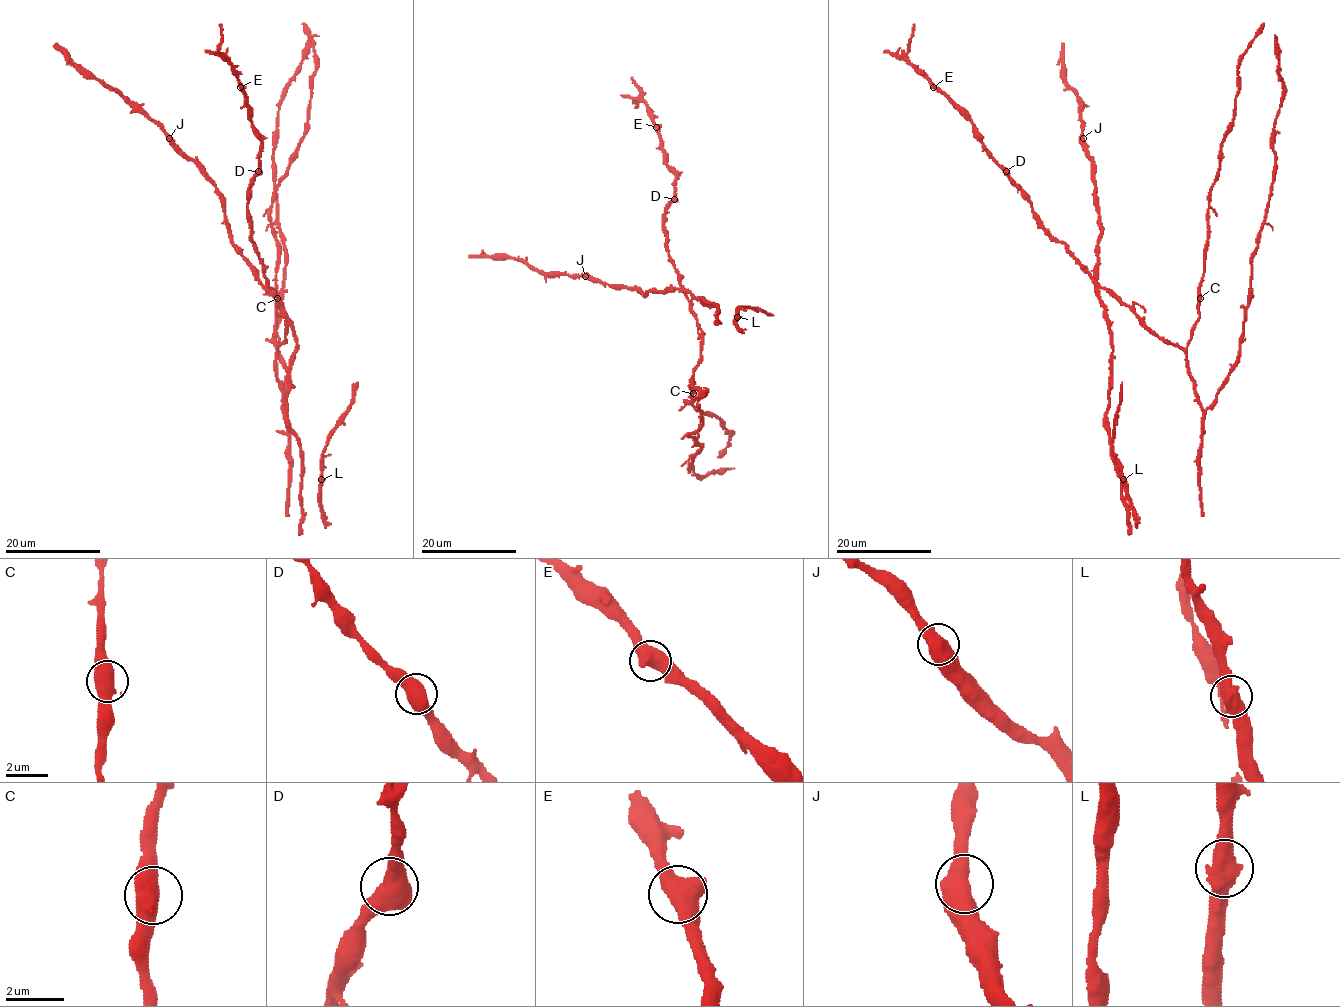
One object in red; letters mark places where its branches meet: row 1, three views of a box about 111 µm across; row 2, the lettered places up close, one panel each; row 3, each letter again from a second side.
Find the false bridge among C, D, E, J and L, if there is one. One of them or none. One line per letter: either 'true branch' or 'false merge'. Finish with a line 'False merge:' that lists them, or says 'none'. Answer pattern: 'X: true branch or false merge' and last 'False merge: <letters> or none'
C: true branch
D: true branch
E: true branch
J: true branch
L: true branch
False merge: none

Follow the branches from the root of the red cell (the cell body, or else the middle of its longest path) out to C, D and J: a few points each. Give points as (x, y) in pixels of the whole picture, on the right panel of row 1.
C: (1172, 344), (1183, 349), (1187, 346), (1199, 317), (1200, 298)
D: (1172, 344), (1160, 339), (1128, 306), (1103, 288), (1068, 248), (1051, 235), (1033, 210), (1029, 197), (1006, 171)
J: (1172, 344), (1160, 339), (1106, 289), (1096, 286), (1099, 207), (1094, 167), (1083, 138)

